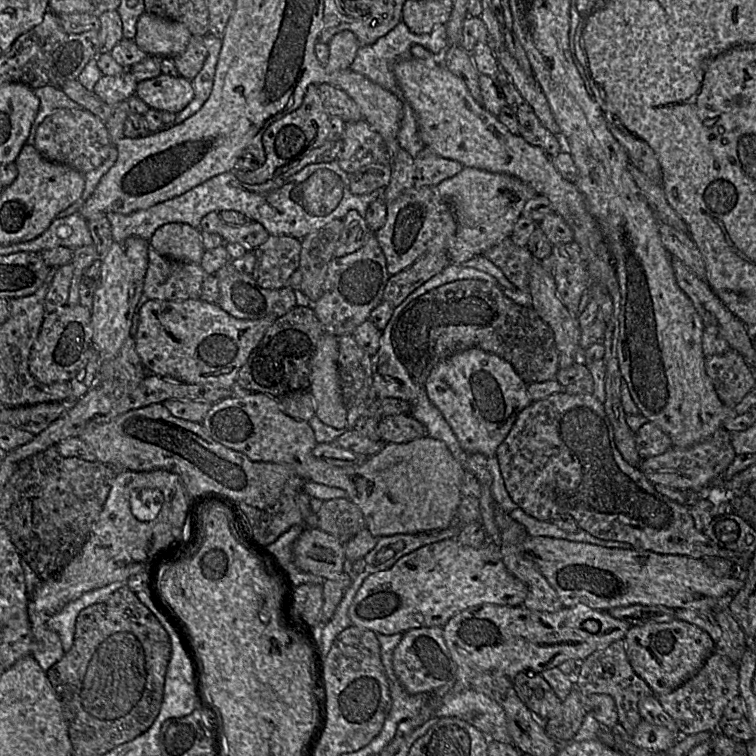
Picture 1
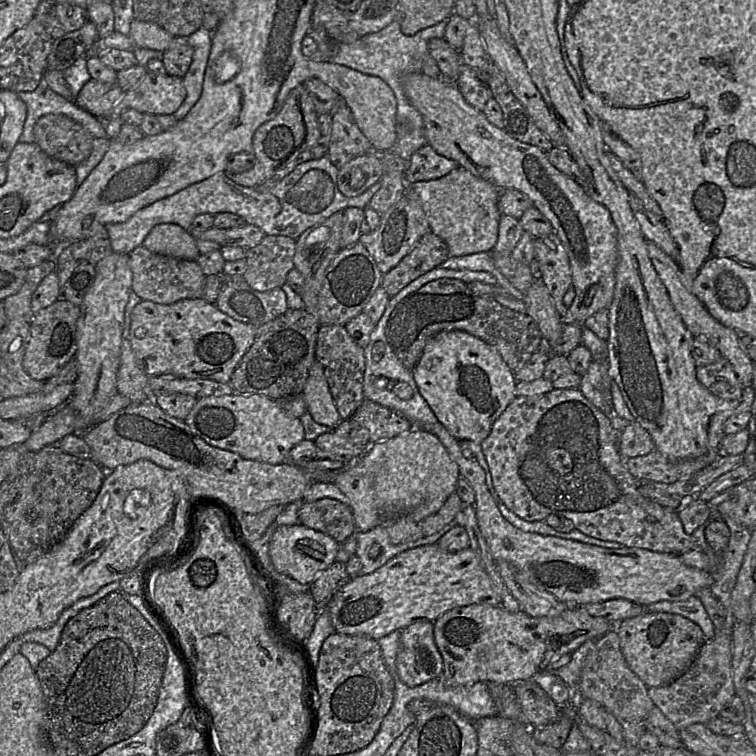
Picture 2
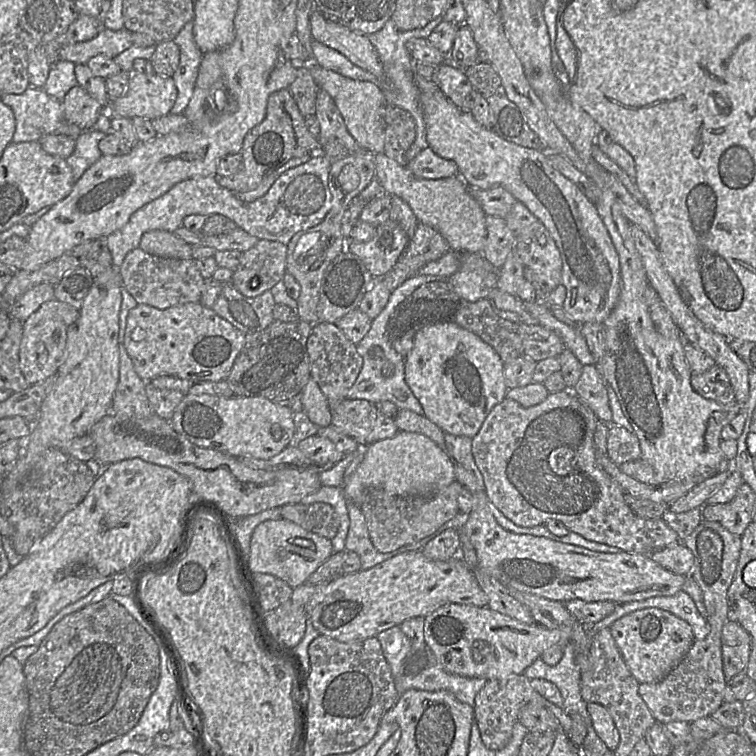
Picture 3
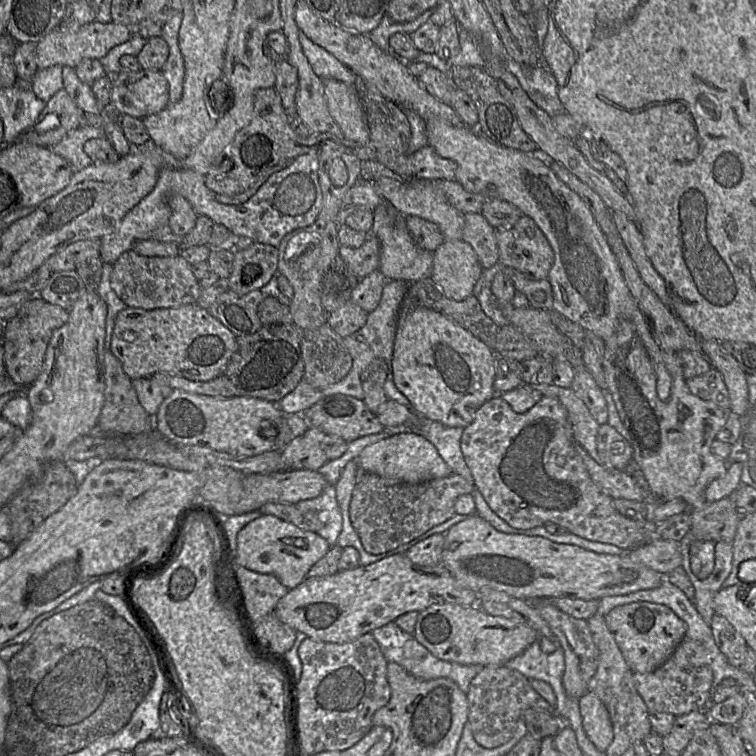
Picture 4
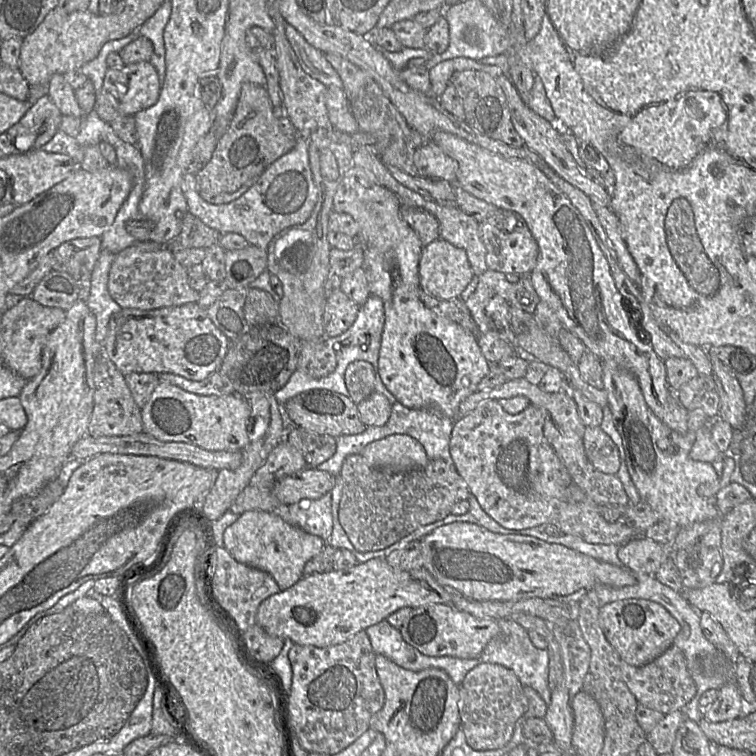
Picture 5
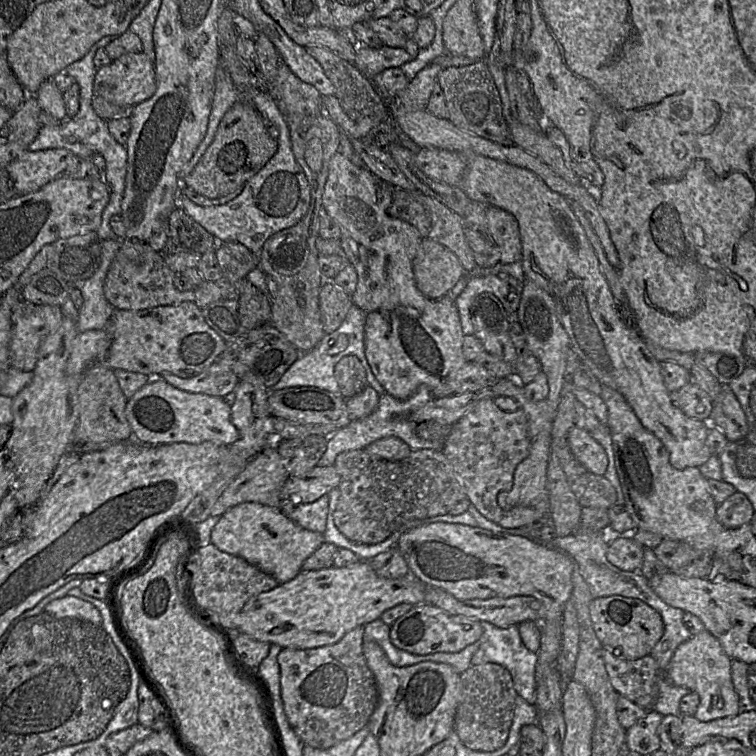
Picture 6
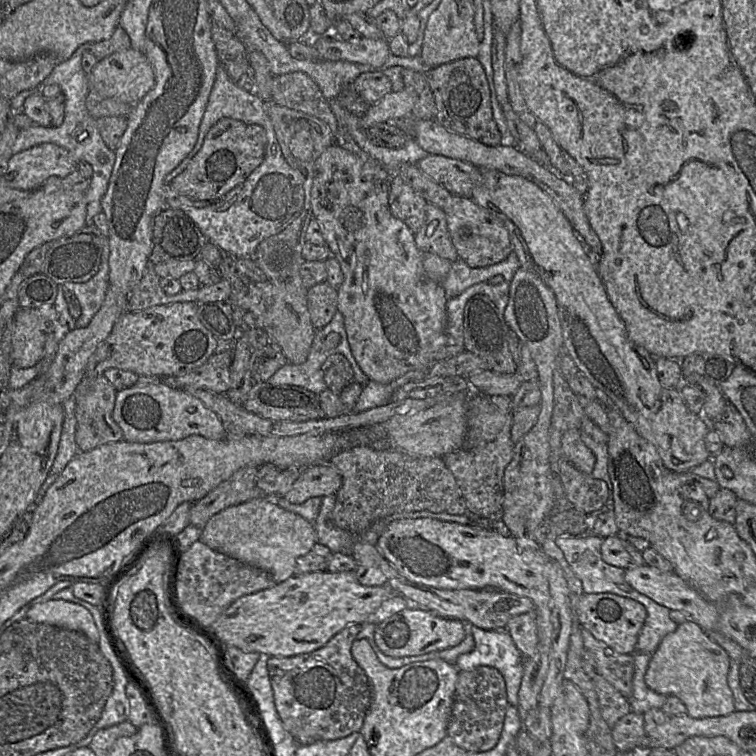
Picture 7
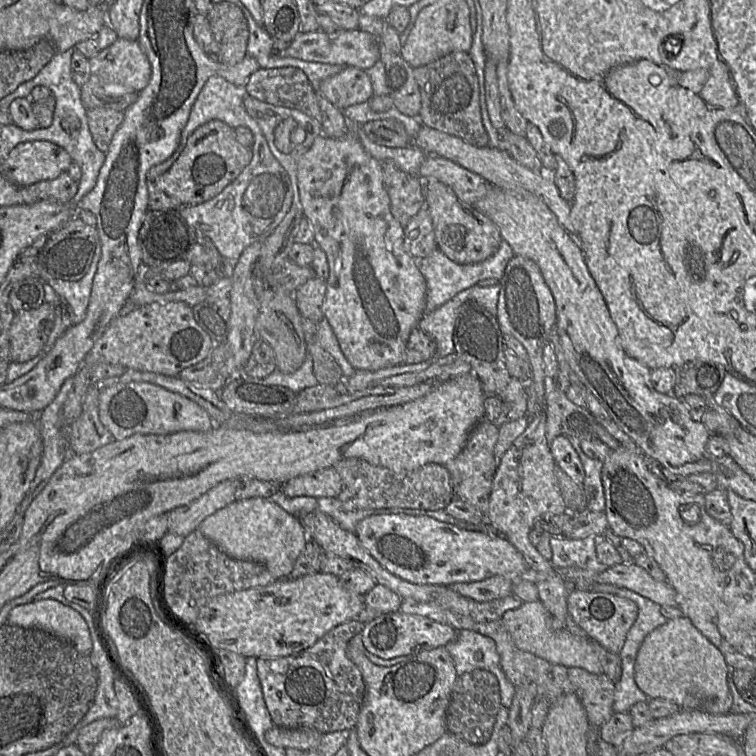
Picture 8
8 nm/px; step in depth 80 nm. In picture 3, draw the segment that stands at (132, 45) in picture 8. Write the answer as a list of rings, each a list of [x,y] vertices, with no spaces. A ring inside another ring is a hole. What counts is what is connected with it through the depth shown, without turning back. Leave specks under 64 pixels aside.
[[[132,73],[126,92],[112,102],[112,114],[153,120],[171,113],[177,95],[171,76]]]

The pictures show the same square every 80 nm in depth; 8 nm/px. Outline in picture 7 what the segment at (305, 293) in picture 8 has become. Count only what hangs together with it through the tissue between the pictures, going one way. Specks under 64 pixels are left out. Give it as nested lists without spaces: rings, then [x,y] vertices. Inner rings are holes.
[[[326,281],[308,289],[307,306],[316,329],[323,328],[333,319],[338,311],[337,300],[337,290]]]

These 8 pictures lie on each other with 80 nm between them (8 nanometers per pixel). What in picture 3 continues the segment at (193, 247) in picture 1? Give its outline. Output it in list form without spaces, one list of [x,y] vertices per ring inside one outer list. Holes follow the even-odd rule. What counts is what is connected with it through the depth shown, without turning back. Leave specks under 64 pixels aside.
[[[152,230],[144,233],[139,248],[154,256],[181,260],[192,259],[192,246],[169,231]]]

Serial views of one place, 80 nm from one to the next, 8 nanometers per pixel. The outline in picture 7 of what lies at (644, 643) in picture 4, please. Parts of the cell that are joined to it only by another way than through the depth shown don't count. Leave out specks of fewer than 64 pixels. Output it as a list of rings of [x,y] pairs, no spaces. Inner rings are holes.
[[[584,593],[575,610],[582,628],[597,640],[604,642],[616,654],[633,655],[639,633],[647,617],[646,608],[639,602],[612,593]]]

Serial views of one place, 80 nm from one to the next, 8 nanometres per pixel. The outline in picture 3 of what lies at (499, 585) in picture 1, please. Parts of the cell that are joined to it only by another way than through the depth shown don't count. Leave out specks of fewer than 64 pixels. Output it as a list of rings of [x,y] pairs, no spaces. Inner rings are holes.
[[[416,550],[397,554],[368,570],[344,574],[326,585],[305,583],[293,589],[291,601],[304,607],[320,635],[351,643],[376,637],[405,620],[426,617],[449,604],[487,607],[488,597],[460,553],[449,560],[437,561]]]

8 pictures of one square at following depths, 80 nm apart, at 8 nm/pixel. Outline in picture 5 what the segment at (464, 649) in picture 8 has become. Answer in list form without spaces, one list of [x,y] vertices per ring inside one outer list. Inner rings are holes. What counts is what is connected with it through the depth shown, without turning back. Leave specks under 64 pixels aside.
[[[510,619],[498,620],[500,633],[493,638],[477,658],[481,663],[493,663],[504,666],[515,673],[523,687],[537,691],[546,704],[550,702],[551,691],[548,688],[549,655],[547,650],[537,649],[529,639],[527,631]]]

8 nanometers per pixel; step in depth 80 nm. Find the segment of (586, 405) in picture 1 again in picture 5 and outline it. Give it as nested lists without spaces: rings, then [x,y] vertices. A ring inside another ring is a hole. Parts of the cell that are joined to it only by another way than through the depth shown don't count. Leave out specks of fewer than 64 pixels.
[[[489,399],[475,410],[455,420],[449,453],[458,474],[481,508],[498,524],[510,530],[523,530],[552,524],[563,534],[580,537],[592,544],[622,546],[643,536],[643,533],[624,522],[608,522],[599,512],[599,505],[588,498],[573,482],[566,467],[544,436],[545,410],[529,405],[518,414],[507,413],[498,400]]]

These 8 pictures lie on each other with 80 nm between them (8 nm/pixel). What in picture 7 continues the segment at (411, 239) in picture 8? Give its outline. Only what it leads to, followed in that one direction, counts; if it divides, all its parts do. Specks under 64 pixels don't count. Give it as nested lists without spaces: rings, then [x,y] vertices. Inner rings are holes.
[[[427,202],[425,221],[414,233],[415,243],[421,253],[433,253],[451,262],[458,260],[452,243],[445,212],[437,205]]]

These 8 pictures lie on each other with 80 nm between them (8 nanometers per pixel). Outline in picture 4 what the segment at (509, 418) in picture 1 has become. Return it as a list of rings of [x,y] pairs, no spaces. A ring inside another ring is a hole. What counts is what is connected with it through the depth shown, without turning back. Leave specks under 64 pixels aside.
[[[406,294],[399,310],[390,373],[395,386],[409,400],[415,413],[448,427],[469,426],[477,410],[496,396],[493,388],[496,364],[497,356],[485,343],[446,316],[421,305],[416,299],[408,298]]]

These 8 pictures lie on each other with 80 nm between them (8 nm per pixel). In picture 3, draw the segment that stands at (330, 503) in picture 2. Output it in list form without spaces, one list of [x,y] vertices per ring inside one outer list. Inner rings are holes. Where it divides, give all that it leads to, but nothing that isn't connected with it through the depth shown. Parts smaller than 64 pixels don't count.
[[[323,502],[283,505],[280,507],[280,514],[282,519],[330,540],[336,536],[340,526],[334,508]]]

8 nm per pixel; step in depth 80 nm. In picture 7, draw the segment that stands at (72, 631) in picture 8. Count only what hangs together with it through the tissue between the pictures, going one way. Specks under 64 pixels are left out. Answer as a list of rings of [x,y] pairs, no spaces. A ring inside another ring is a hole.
[[[48,600],[38,603],[28,610],[26,619],[80,631],[94,643],[98,643],[99,640],[99,632],[93,615],[83,606],[72,602]]]

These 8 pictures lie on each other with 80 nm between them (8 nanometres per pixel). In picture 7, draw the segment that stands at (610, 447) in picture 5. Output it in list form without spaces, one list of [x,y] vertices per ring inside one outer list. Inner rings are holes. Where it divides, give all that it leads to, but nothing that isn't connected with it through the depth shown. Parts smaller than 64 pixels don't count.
[[[569,430],[565,432],[561,441],[562,457],[585,474],[592,474],[596,457],[581,438],[580,430]]]

